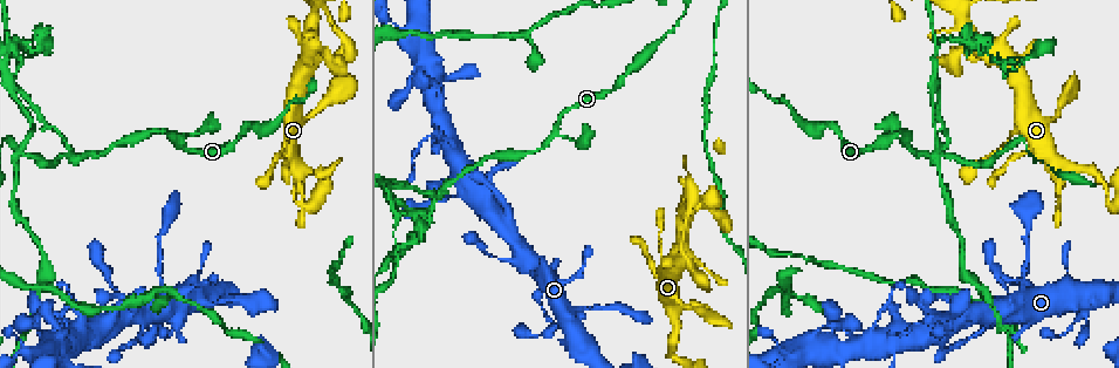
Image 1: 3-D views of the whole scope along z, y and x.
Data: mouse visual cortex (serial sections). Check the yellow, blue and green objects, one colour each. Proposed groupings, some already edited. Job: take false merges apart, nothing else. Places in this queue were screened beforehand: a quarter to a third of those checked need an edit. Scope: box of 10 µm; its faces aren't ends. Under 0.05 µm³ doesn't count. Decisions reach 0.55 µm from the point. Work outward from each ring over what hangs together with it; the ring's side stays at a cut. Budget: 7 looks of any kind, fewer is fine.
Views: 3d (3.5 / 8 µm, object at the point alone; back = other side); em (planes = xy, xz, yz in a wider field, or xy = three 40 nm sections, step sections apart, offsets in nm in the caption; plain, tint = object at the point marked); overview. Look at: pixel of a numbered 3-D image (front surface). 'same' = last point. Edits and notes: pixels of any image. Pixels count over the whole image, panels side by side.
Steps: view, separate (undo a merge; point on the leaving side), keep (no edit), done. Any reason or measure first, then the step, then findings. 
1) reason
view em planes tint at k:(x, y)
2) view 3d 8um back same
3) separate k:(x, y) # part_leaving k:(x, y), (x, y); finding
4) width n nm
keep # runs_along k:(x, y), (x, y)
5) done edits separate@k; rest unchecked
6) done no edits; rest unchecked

narrows sharply
view 3d 3.5um at 1:(1079, 311)

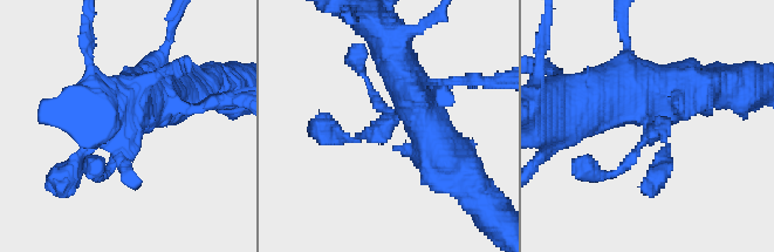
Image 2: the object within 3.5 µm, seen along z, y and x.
now the EM
view em planes tint at 2:(649, 124)

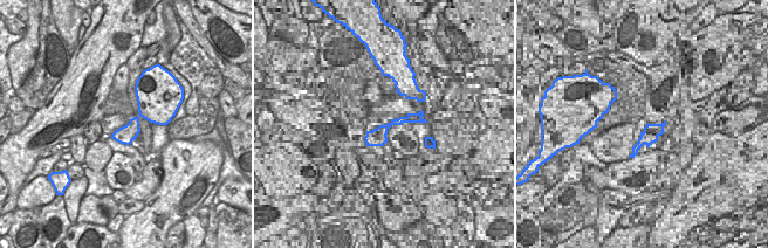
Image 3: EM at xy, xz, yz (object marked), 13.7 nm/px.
keep # continuous, no second cell

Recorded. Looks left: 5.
four or more arms meet
view 3d 3.5um back at 1:(1012, 304)

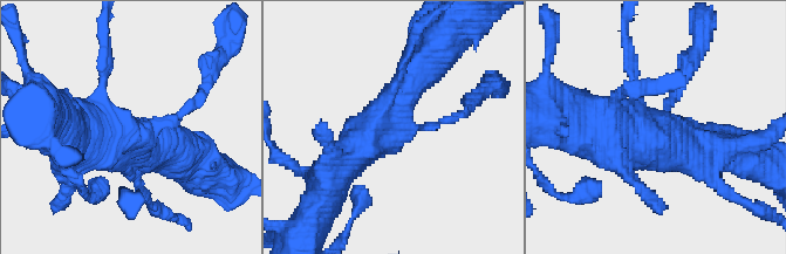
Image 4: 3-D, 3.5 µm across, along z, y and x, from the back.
view em xy step 5 tint at 4:(402, 131)

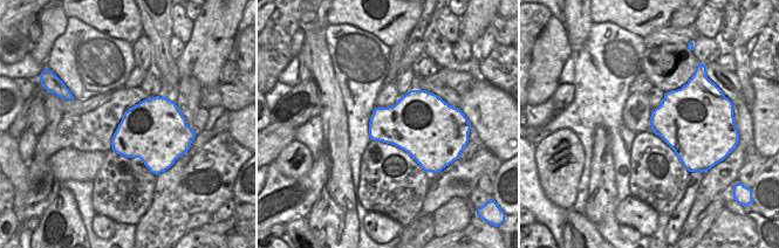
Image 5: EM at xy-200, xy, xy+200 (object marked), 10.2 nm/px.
keep # runs_along 4:(330, 180), (389, 117), (424, 60); continuous, no second cell

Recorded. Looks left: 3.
view 3d 3.5um at 1:(459, 194)

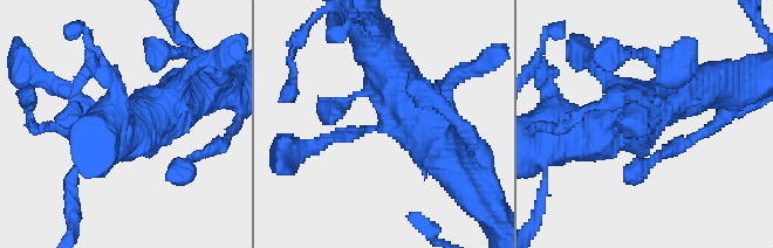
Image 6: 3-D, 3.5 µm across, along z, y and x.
view em xy step 1 tint at 6:(386, 124)

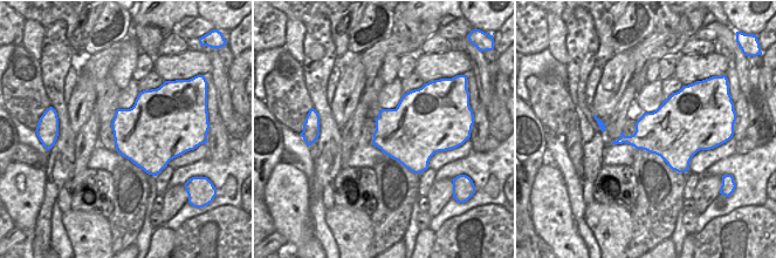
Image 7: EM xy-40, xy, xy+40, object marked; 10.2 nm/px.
keep # runs_along 6:(451, 159), (404, 100), (371, 42); all the same cell

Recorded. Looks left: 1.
done no edits; rest unchecked

